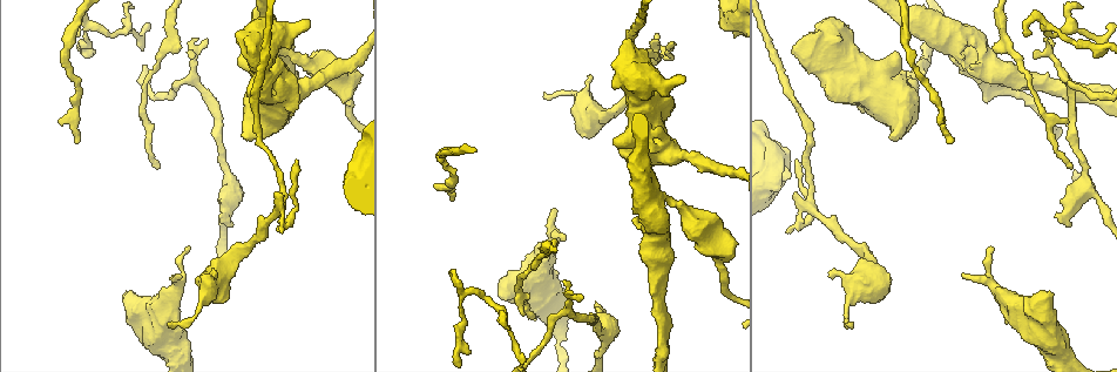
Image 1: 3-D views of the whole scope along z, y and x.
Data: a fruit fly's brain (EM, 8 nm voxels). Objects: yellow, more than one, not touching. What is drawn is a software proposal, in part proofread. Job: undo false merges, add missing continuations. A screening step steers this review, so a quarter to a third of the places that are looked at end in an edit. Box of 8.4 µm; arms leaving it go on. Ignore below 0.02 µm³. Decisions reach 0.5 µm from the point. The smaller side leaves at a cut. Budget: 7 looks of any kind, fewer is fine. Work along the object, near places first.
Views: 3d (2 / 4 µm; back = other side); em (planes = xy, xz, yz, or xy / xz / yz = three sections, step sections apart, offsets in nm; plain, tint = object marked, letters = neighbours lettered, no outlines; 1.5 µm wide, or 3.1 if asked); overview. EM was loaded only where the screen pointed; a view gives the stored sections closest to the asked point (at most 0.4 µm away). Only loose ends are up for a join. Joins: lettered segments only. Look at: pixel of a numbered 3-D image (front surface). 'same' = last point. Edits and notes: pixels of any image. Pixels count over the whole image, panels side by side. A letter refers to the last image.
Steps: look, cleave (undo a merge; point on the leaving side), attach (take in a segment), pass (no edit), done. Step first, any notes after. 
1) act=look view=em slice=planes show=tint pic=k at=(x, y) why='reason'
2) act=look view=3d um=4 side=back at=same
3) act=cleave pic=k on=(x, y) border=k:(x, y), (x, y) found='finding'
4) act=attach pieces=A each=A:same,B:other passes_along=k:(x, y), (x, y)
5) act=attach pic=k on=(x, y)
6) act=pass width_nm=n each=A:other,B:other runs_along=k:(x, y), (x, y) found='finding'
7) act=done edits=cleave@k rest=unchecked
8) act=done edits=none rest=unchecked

act=look view=em slice=planes show=letters pic=1 at=(561, 236) why='thin end'

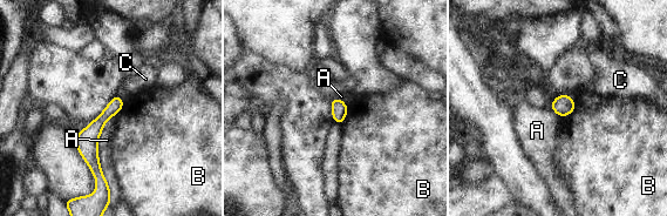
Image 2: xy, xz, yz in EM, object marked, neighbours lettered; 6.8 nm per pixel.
act=pass each=A:other,B:other,C:other runs_along=2:(117, 99), (92, 133), (99, 179) found='none of them fits'

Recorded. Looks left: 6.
act=look view=3d um=4 side=back pic=1 at=(951, 142) why='thin end'

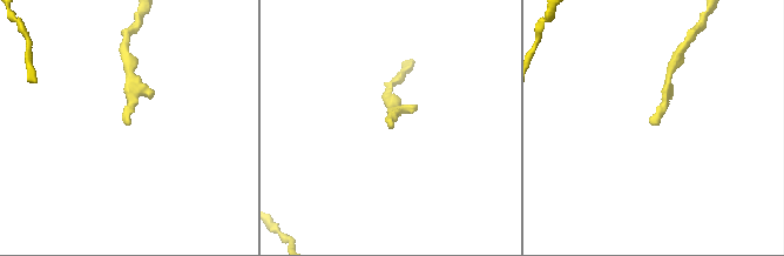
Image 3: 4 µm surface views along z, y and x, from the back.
act=look view=em slice=xz step=4 show=letters pic=3 at=(129, 121) why='need the tissue'

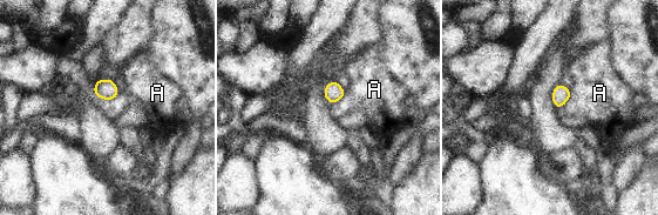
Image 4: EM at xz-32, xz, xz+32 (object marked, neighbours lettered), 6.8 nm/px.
act=pass each=A:other border=4:(120, 94), (113, 99), (96, 98) found='none of them fits'

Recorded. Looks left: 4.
act=look view=em slice=planes show=tint pic=1 at=(306, 88) why='calibre changes'

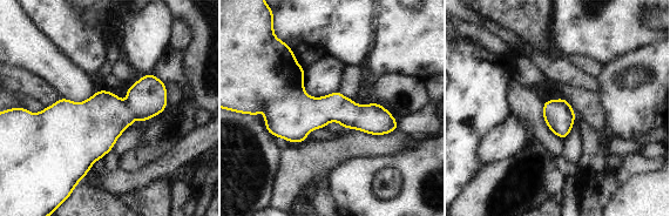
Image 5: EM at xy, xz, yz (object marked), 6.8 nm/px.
act=look view=em slice=planes show=letters at=same

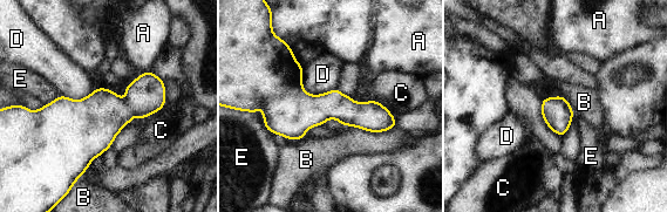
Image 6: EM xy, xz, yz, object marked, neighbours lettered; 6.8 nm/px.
act=pass longest_contact=B:360nm each=A:other,B:other,C:other,D:other,E:other runs_along=6:(261, 104), (342, 108), (393, 123) found='continuous, no second cell'

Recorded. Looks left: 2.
act=done edits=none rest=unchecked

